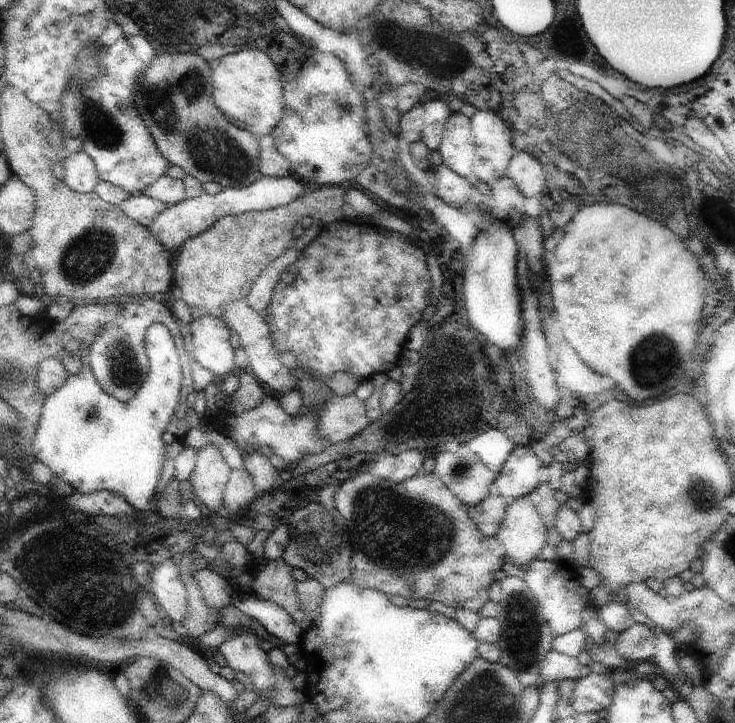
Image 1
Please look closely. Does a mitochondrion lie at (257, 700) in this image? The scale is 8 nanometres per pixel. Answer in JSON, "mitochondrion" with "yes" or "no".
{"mitochondrion":"no"}

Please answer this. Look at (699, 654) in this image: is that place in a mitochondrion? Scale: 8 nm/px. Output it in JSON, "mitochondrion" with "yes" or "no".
{"mitochondrion":"no"}

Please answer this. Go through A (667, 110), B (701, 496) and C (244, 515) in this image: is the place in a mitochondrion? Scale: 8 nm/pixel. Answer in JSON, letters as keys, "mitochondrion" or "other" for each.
{"A":"other","B":"mitochondrion","C":"other"}

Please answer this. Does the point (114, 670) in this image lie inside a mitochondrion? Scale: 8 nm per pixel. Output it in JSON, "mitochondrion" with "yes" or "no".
{"mitochondrion":"no"}

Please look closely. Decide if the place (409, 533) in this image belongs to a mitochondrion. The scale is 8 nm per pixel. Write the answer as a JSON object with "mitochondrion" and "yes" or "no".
{"mitochondrion":"yes"}

